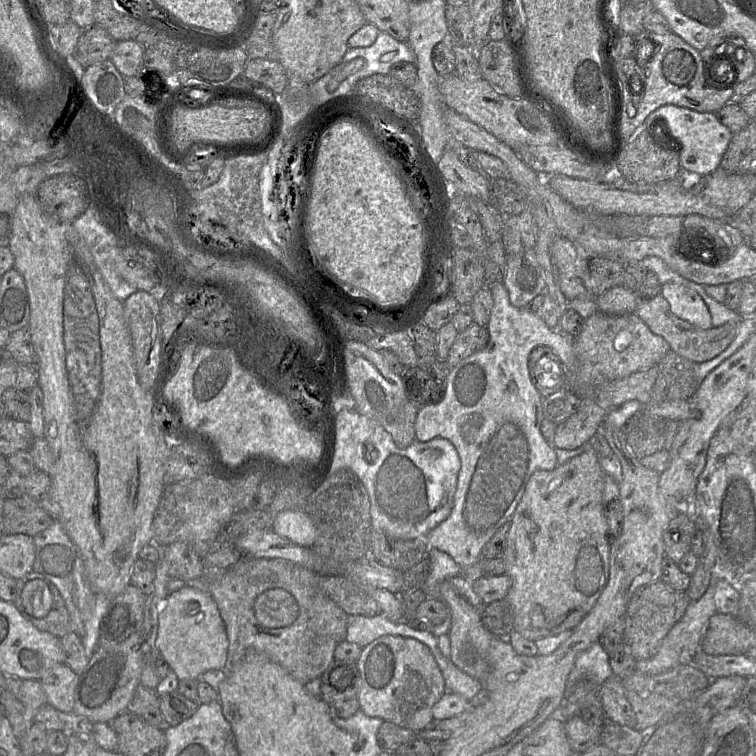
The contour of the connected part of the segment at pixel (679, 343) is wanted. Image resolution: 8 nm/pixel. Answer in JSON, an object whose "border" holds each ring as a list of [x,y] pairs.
{"border":[[[660,294],[652,299],[639,300],[634,313],[656,335],[664,338],[670,345],[670,349],[679,356],[692,363],[709,361],[726,350],[735,339],[740,322],[729,322],[720,327],[701,329],[685,320],[678,318],[670,308],[667,300]]]}

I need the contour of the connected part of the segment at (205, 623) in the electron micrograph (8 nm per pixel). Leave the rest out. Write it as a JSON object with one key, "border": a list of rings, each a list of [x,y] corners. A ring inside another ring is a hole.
{"border":[[[185,585],[169,594],[158,615],[156,647],[179,681],[198,680],[209,670],[223,670],[228,652],[224,622],[210,593]]]}

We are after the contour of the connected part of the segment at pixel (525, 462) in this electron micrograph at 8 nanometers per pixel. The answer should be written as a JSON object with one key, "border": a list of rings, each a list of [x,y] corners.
{"border":[[[495,282],[486,286],[492,295],[493,306],[490,313],[489,321],[486,325],[488,331],[488,342],[486,346],[472,355],[461,360],[455,367],[451,368],[451,371],[444,383],[444,397],[436,403],[419,407],[416,421],[415,421],[415,439],[420,442],[427,442],[434,438],[444,438],[449,440],[456,448],[460,461],[461,468],[458,474],[457,487],[454,495],[454,504],[452,511],[447,519],[441,522],[438,526],[432,529],[426,536],[426,540],[430,548],[435,548],[449,554],[453,560],[458,563],[462,569],[481,561],[481,553],[484,545],[490,541],[498,529],[506,522],[510,522],[512,515],[520,502],[525,487],[531,475],[537,470],[554,470],[559,464],[556,456],[556,448],[546,441],[541,433],[541,423],[545,418],[543,402],[544,398],[536,388],[531,376],[531,372],[528,366],[528,357],[531,350],[537,346],[548,346],[552,352],[558,357],[563,368],[567,374],[574,372],[575,366],[575,354],[573,350],[574,338],[570,335],[562,333],[560,330],[550,329],[544,322],[544,320],[536,313],[531,313],[523,308],[516,308],[511,305],[508,297],[507,290],[502,282]]]}

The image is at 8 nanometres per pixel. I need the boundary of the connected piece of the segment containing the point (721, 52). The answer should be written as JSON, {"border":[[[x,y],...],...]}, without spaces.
{"border":[[[709,44],[700,51],[700,55],[706,64],[706,71],[713,69],[710,66],[710,57],[714,60],[730,64],[730,73],[735,76],[735,83],[745,81],[755,72],[755,55],[747,46],[735,46],[734,44]]]}

